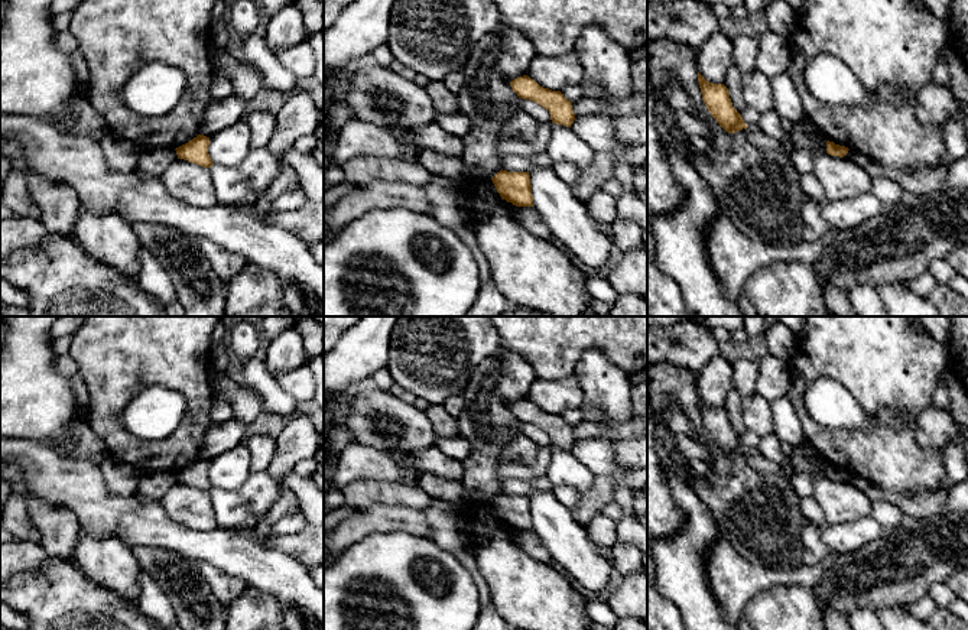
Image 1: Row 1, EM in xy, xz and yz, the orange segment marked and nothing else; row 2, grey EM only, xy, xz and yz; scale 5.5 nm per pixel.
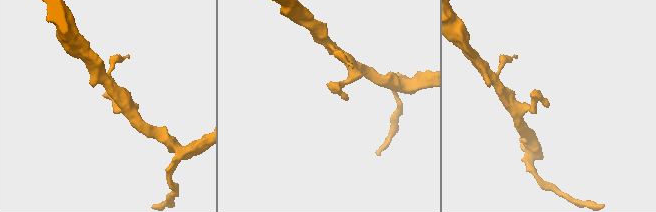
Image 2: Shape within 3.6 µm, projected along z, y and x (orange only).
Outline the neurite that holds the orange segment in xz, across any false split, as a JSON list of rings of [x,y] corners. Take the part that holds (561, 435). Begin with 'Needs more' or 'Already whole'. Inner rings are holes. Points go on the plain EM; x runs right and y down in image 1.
Already whole. [[[527,399],[517,400],[510,406],[511,413],[519,422],[530,423],[546,432],[552,446],[571,451],[575,444],[572,426],[561,415],[552,415],[540,410]]]

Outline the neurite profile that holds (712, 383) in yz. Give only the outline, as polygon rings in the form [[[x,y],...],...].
[[[722,355],[711,358],[699,371],[696,371],[698,396],[712,407],[724,407],[733,386],[733,361]]]

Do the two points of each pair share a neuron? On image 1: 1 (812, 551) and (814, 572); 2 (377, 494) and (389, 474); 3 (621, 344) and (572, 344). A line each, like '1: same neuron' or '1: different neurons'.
1: different neurons
2: different neurons
3: same neuron

